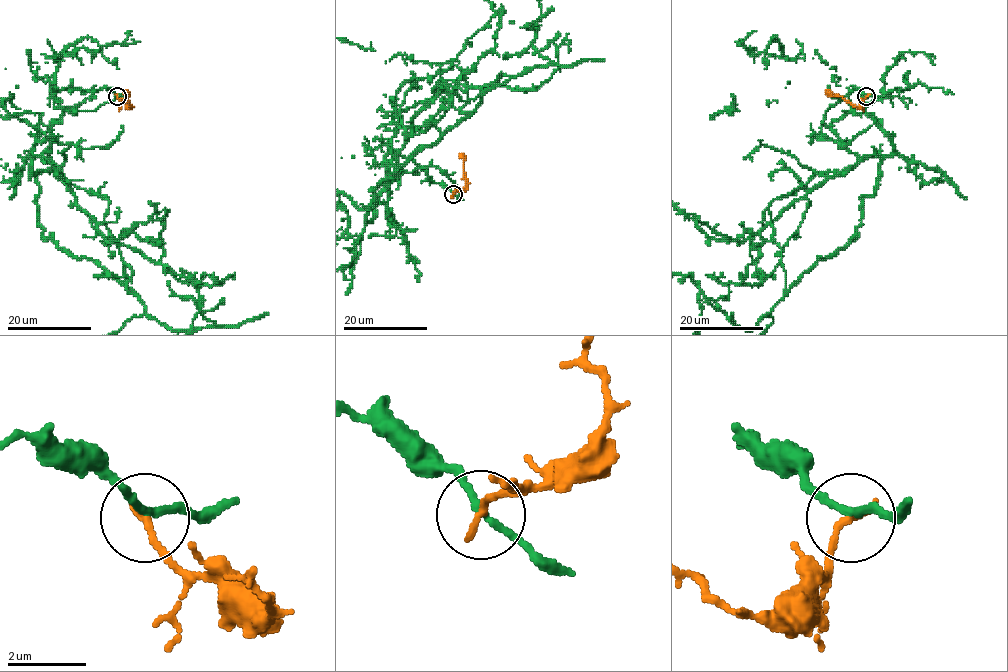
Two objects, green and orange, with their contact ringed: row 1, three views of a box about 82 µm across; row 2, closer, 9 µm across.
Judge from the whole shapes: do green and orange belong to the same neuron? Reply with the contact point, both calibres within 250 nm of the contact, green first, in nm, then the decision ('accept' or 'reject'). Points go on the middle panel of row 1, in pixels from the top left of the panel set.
(453, 194) | 170/200 nm | reject

